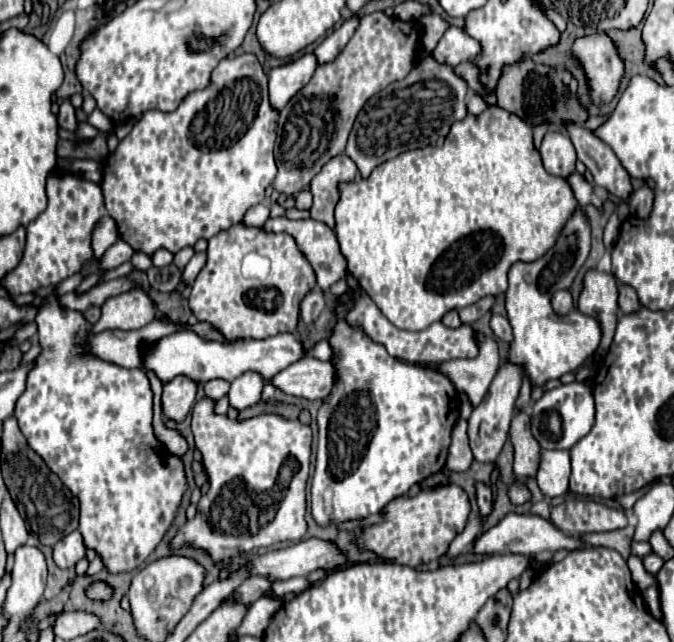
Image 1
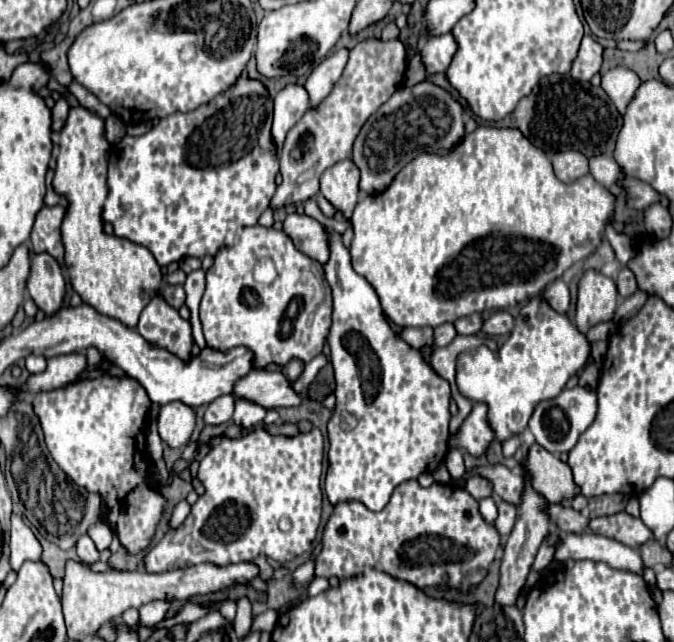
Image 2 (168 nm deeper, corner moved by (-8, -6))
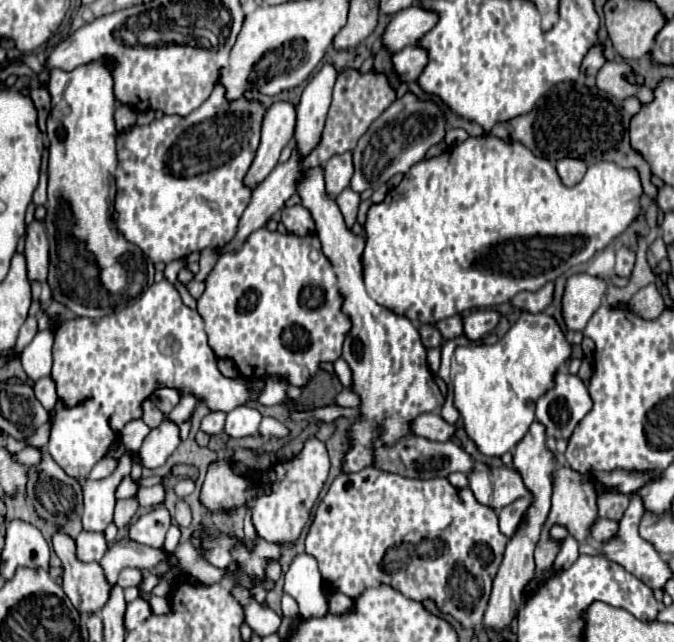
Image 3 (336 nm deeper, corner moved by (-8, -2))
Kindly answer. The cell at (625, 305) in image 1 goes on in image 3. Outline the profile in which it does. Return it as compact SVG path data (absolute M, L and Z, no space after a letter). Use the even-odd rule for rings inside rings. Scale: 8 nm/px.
M620 246L620 248L616 250L616 268L614 268L616 276L620 276L620 278L630 278L632 270L634 270L634 260L636 260L634 252L632 252L630 248L626 248L626 246Z

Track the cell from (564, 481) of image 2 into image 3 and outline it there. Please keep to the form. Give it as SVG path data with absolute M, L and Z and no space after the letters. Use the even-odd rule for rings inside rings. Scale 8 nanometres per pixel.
M560 466L554 472L554 492L552 510L548 522L562 524L568 530L576 530L576 540L588 536L590 524L598 518L594 486L582 478L570 466Z

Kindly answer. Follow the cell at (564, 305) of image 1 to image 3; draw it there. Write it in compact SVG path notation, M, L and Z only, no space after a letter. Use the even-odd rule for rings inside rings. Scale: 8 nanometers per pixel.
M548 282L544 288L540 288L538 292L520 292L512 298L512 304L520 310L528 310L528 312L542 312L552 304L554 298L554 284Z

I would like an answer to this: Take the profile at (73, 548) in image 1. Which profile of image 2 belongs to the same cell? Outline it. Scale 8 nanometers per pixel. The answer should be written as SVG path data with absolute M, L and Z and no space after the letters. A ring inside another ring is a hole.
M88 534L80 536L80 540L76 544L76 552L78 552L78 558L86 564L94 564L94 562L100 560L100 552L96 550L96 546L94 546L94 542Z

